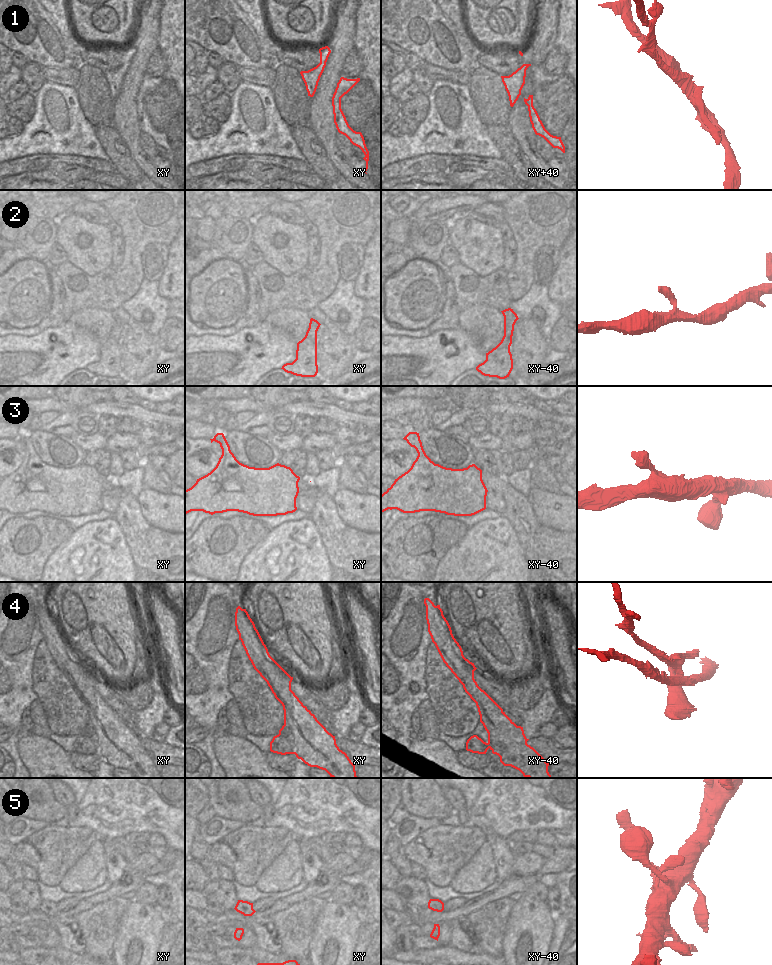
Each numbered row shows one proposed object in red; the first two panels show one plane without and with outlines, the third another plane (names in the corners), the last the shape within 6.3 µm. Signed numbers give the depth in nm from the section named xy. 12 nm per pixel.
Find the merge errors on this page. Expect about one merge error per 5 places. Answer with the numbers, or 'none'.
4

